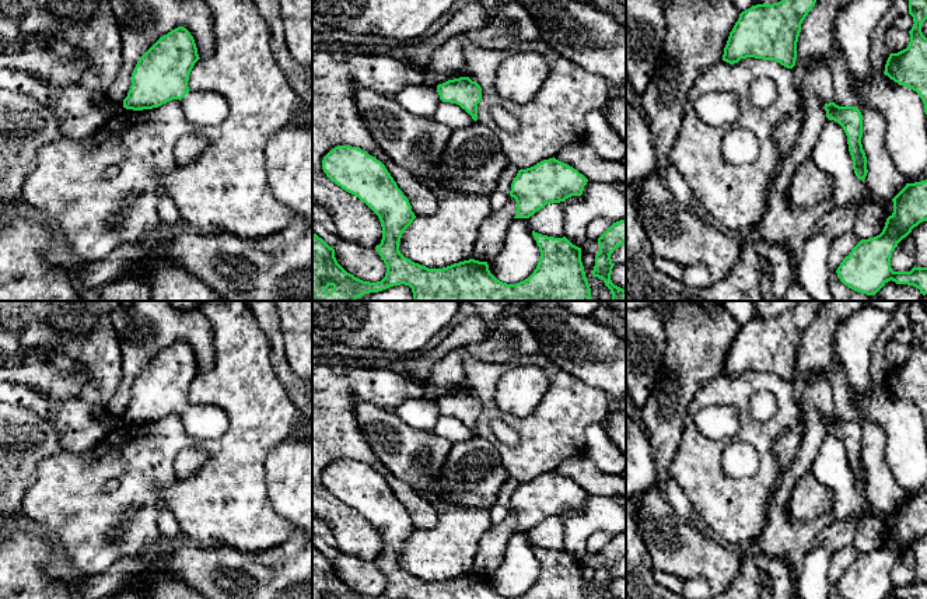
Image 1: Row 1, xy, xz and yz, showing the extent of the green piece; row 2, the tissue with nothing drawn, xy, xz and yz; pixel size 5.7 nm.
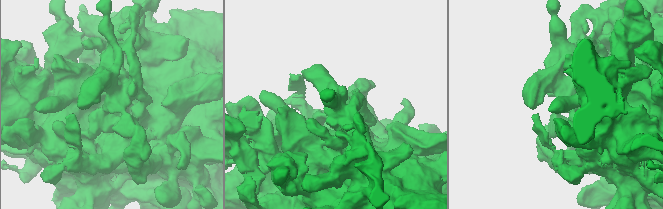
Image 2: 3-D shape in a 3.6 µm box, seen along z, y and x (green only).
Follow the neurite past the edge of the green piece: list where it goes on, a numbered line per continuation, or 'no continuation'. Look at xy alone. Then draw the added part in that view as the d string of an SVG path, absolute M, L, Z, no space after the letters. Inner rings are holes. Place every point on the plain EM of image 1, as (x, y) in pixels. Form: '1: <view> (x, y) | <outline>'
1: xy (200, 421) | M189 404L181 413L185 432L195 441L209 441L223 437L230 420L223 409L214 404Z

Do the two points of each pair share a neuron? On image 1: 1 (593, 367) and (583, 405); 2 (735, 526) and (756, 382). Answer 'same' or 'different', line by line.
1: different
2: same

